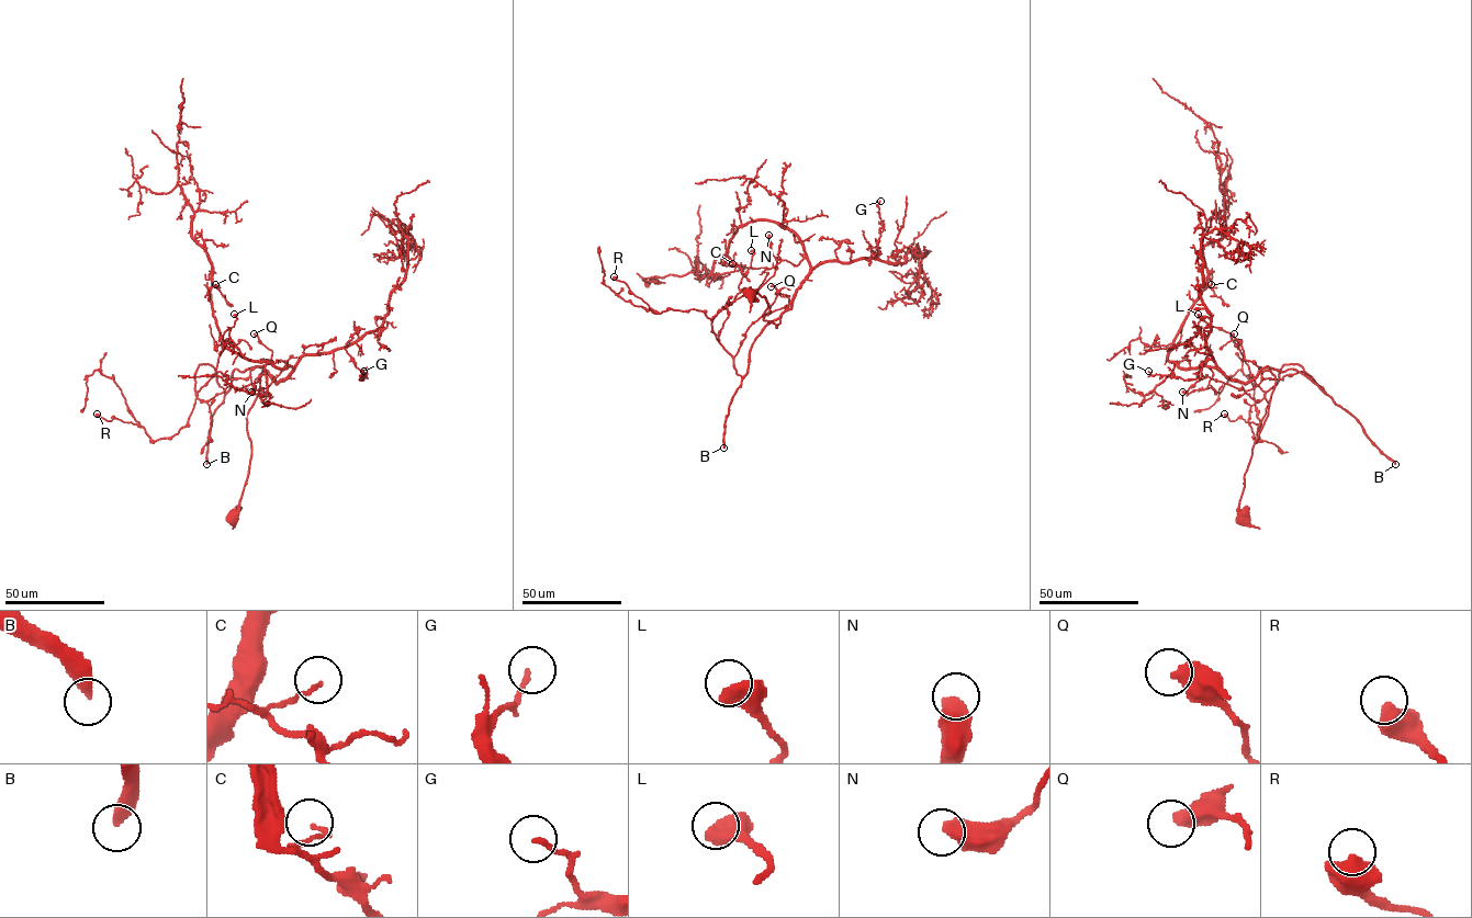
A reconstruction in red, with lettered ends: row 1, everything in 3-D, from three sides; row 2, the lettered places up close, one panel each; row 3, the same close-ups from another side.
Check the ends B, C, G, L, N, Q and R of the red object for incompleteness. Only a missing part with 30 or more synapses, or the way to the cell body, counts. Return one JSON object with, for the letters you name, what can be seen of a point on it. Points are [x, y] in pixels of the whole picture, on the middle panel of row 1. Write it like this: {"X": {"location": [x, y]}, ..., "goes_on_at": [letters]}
{"B": {"location": [723, 448]}, "goes_on_at": ["B"]}

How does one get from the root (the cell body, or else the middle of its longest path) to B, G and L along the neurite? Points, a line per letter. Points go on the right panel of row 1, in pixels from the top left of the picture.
B: (1240, 518), (1244, 474), (1274, 384), (1269, 370), (1259, 371), (1267, 366), (1307, 376), (1395, 464)
G: (1240, 518), (1244, 474), (1274, 376), (1263, 370), (1245, 383), (1231, 380), (1206, 348), (1199, 378), (1148, 371)
L: (1240, 518), (1274, 384), (1259, 371), (1296, 370), (1325, 392), (1285, 364), (1265, 392), (1231, 335), (1198, 314)

